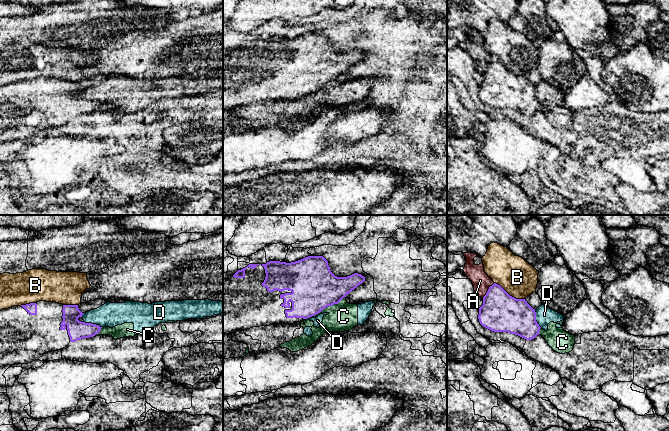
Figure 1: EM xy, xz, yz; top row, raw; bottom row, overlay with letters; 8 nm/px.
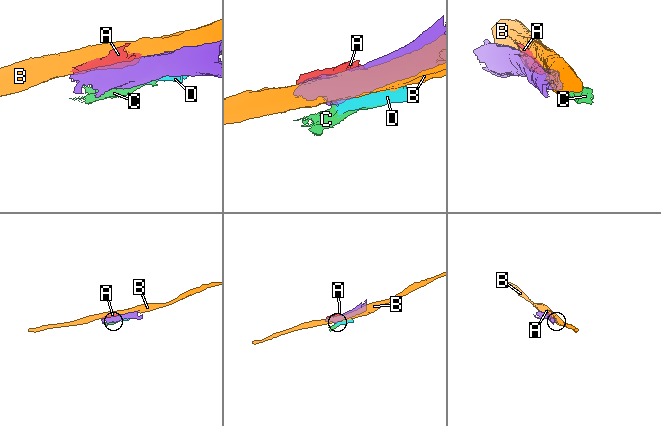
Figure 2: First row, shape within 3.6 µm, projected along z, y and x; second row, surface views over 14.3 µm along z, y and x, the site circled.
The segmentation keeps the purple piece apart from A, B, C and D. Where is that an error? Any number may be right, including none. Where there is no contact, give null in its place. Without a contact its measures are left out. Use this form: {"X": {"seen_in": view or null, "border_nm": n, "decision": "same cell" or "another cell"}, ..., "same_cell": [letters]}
{"A": {"seen_in": "yz", "border_nm": 160, "decision": "another cell"}, "B": {"seen_in": "yz", "border_nm": 280, "decision": "another cell"}, "C": {"seen_in": "xz", "border_nm": 380, "decision": "another cell"}, "D": {"seen_in": "xy", "border_nm": 150, "decision": "another cell"}, "same_cell": []}

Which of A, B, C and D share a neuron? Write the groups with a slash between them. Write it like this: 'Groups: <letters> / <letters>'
Groups: A / B / C D

